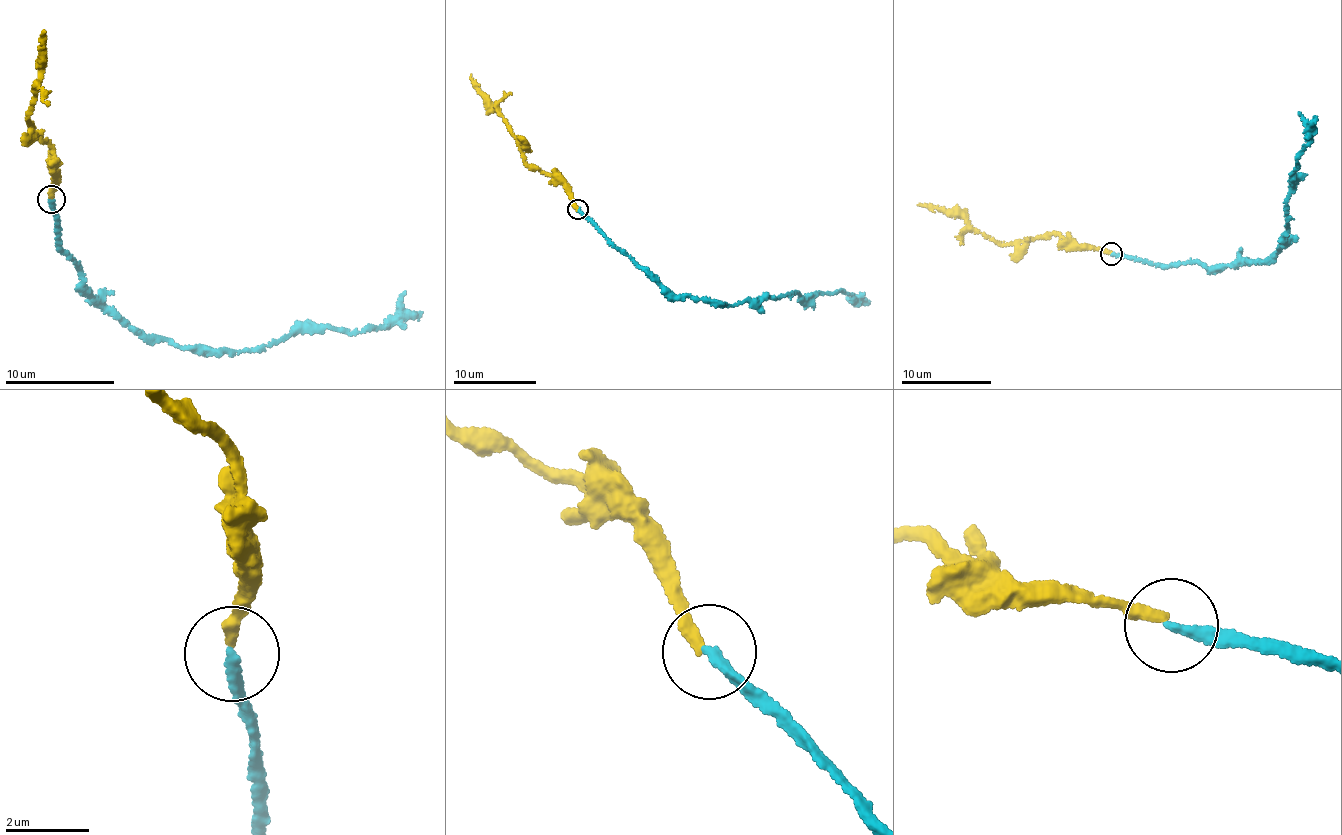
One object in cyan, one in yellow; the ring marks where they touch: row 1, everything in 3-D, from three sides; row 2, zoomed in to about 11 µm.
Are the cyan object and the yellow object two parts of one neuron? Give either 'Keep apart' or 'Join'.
Keep apart

